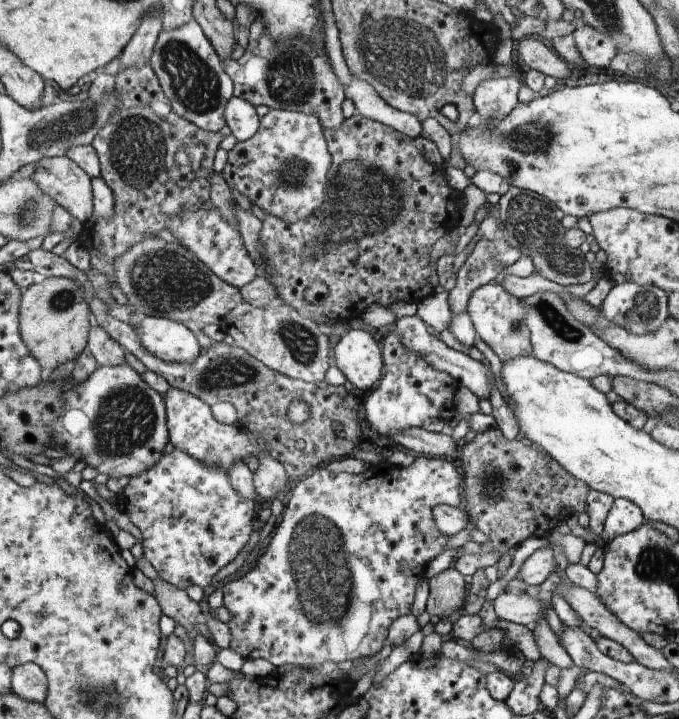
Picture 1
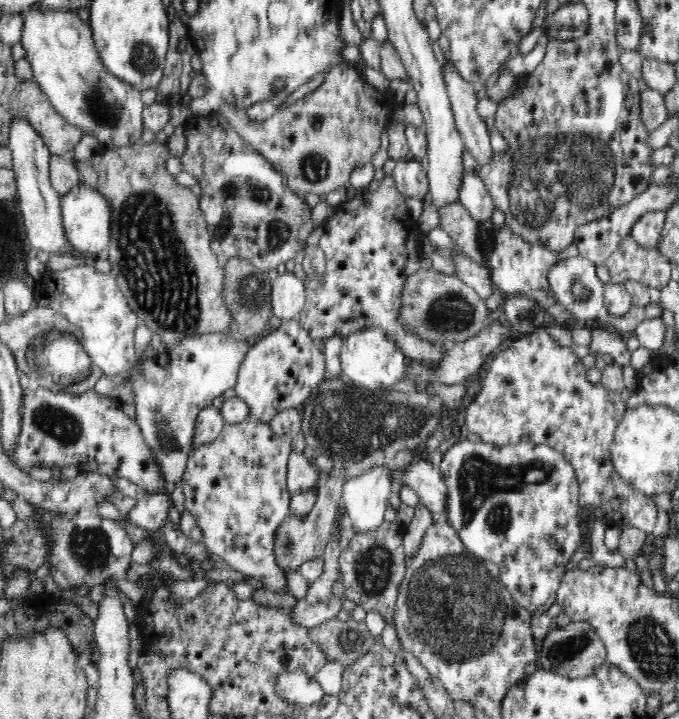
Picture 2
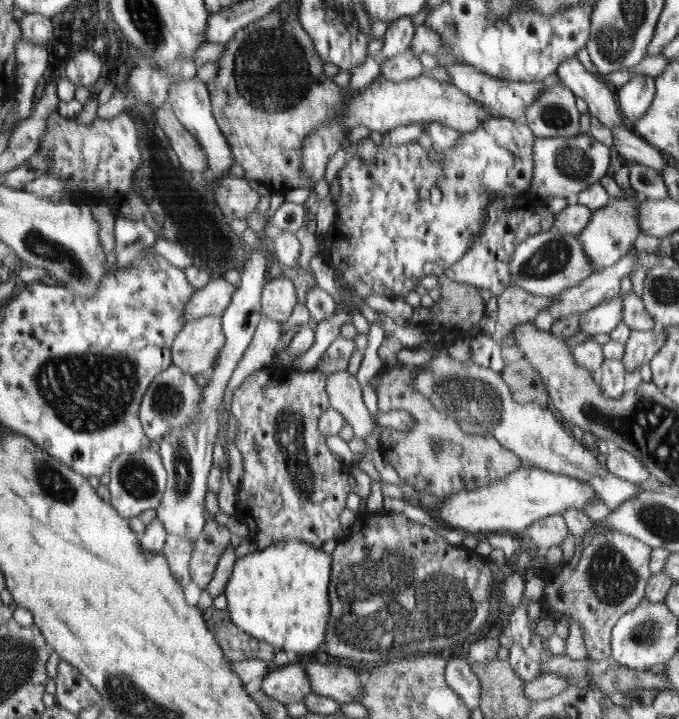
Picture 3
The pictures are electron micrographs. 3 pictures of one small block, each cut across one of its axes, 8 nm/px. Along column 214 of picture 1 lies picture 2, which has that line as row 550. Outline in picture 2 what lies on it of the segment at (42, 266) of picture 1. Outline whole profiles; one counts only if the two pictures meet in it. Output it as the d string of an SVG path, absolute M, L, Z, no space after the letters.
M386 522L374 531L358 533L347 542L348 547L341 550L338 565L343 579L338 586L343 598L352 600L366 612L376 610L384 619L393 619L395 602L399 586L405 577L405 560L403 536L406 527L398 522Z

